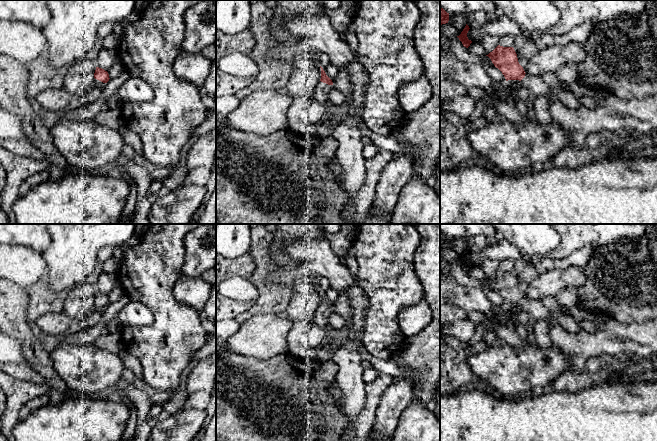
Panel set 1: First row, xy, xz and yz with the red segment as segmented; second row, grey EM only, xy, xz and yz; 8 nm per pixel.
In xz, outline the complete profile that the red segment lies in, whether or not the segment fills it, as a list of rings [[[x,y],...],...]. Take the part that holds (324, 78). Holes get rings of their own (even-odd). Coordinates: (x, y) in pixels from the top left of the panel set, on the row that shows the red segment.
[[[321,66],[320,68],[321,79],[315,90],[314,101],[325,107],[323,114],[324,121],[328,124],[334,124],[335,120],[337,119],[337,111],[335,106],[332,105],[328,100],[328,94],[334,88],[334,86],[332,80],[326,75],[323,68]]]

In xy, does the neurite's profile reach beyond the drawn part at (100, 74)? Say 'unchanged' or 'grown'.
grown

